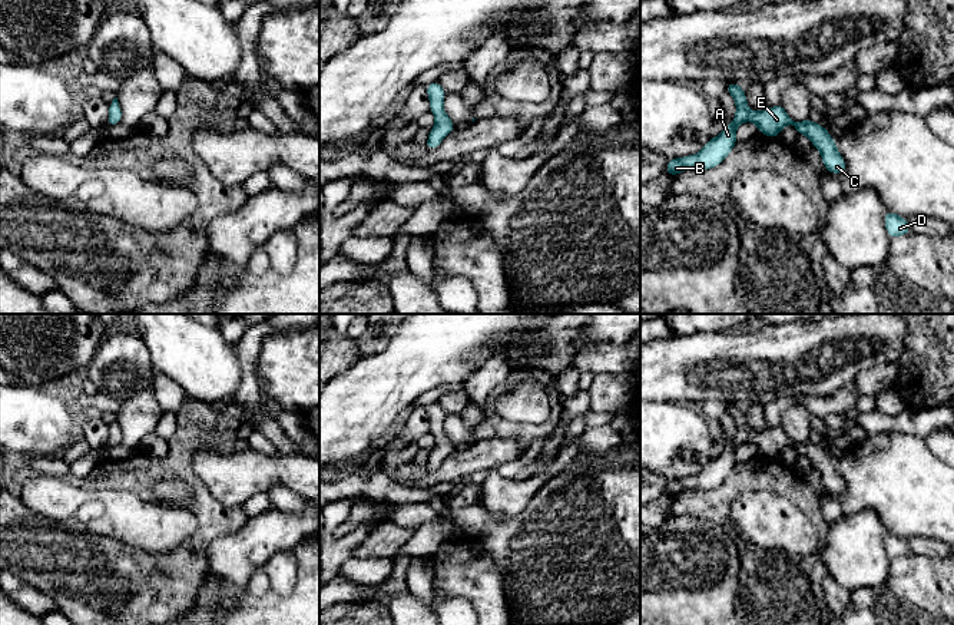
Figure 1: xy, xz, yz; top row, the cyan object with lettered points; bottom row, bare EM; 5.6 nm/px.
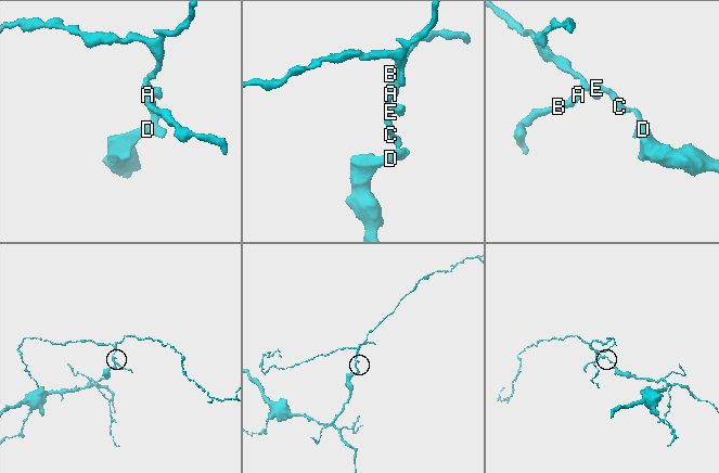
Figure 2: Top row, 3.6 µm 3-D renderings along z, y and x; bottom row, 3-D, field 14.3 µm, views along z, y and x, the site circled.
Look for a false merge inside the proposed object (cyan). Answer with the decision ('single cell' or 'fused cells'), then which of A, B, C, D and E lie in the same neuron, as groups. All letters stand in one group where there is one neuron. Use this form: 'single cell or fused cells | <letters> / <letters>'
single cell | A B C D E

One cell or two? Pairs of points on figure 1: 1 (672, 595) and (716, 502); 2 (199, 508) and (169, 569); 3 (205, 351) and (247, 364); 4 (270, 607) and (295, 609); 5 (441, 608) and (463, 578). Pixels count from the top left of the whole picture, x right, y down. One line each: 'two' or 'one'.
1: two
2: one
3: two
4: one
5: two

